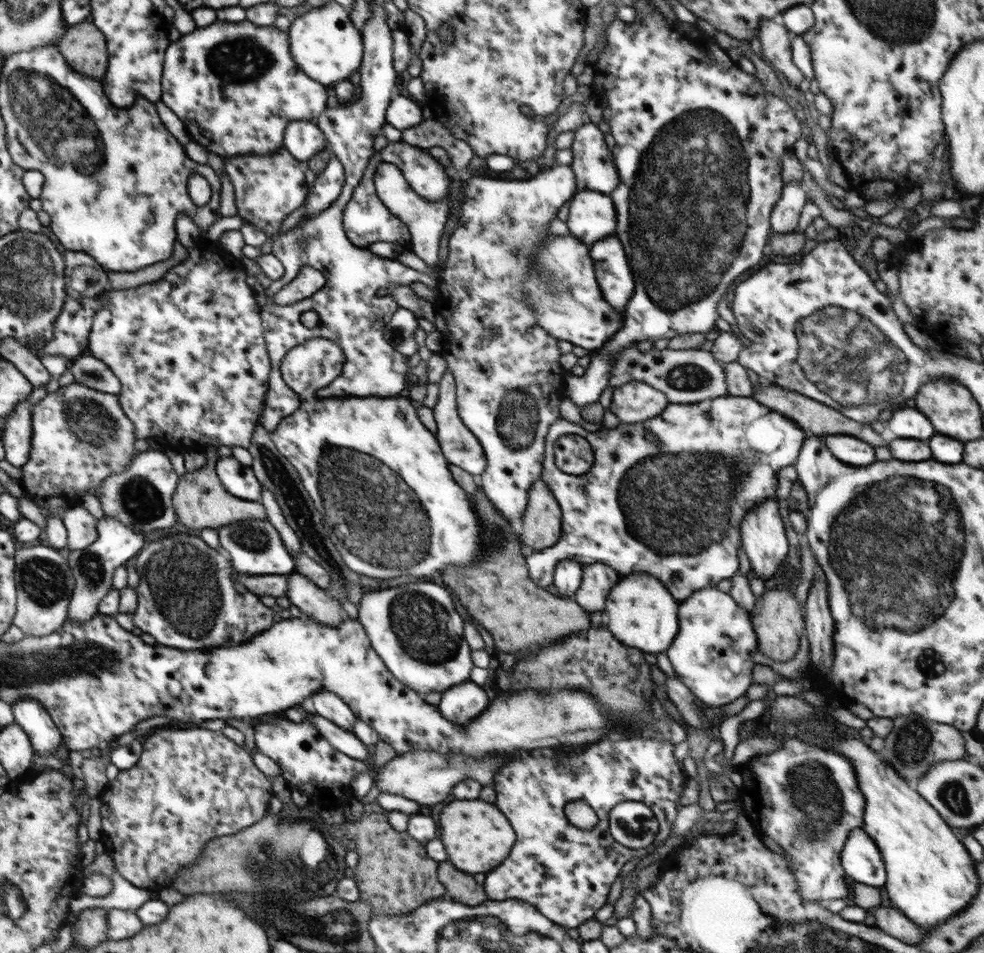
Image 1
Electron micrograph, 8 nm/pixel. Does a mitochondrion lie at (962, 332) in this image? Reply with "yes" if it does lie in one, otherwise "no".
no

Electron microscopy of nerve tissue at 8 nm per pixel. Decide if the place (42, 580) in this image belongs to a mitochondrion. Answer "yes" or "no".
yes

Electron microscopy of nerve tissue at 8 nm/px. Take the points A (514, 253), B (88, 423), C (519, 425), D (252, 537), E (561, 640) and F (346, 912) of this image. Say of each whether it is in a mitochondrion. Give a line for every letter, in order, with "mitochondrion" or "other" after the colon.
A: mitochondrion
B: mitochondrion
C: mitochondrion
D: mitochondrion
E: other
F: mitochondrion

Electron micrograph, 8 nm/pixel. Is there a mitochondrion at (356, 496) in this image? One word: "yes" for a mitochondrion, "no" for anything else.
yes

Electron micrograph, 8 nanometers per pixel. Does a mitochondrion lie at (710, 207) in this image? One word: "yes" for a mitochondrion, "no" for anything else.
yes

